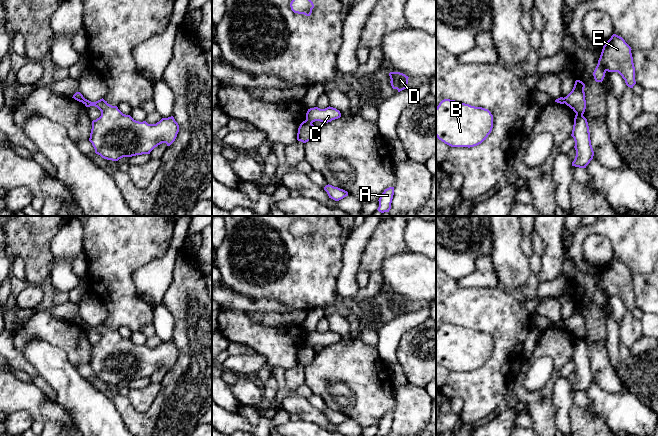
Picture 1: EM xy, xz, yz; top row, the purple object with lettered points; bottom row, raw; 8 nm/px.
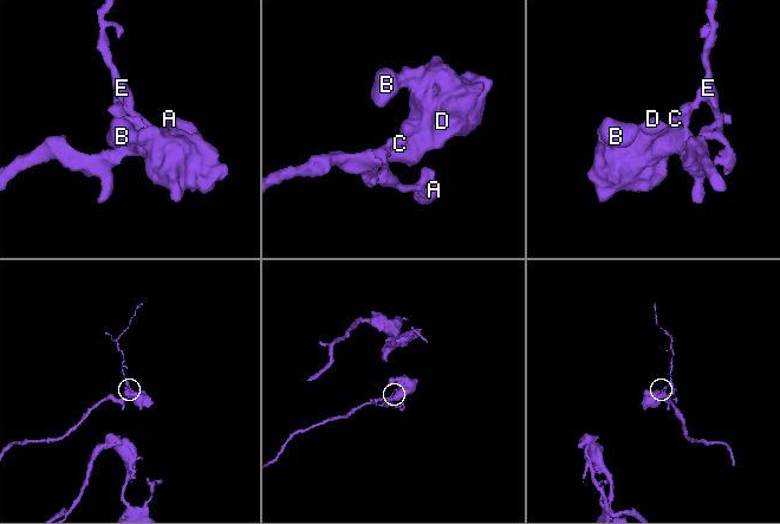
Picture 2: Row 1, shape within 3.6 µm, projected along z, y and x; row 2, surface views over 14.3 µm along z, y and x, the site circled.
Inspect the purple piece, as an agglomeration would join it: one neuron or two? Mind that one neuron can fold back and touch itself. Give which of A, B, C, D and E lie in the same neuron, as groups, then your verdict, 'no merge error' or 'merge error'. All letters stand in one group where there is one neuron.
A E / B C D; merge error

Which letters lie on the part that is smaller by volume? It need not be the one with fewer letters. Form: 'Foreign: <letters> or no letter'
Foreign: A, E

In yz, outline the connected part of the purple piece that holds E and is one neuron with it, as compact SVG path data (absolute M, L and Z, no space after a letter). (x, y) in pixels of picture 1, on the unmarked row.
M613 258L603 270L598 288L593 296L595 305L602 306L607 295L618 296L626 309L633 312L636 305L631 274L622 261Z

